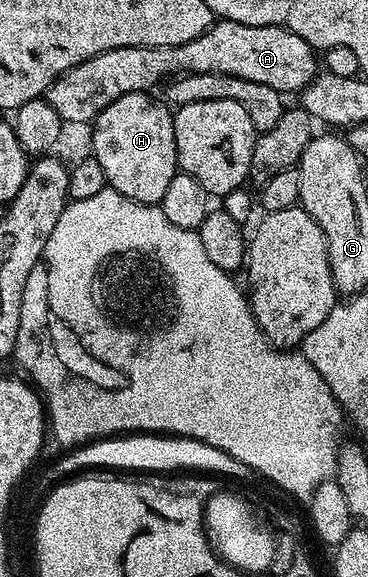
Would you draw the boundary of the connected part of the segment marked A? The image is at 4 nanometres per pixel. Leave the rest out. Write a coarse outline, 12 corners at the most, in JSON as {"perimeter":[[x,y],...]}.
{"perimeter":[[217,20],[174,47],[118,47],[46,100],[69,126],[181,73],[299,94],[318,53],[281,25]]}

